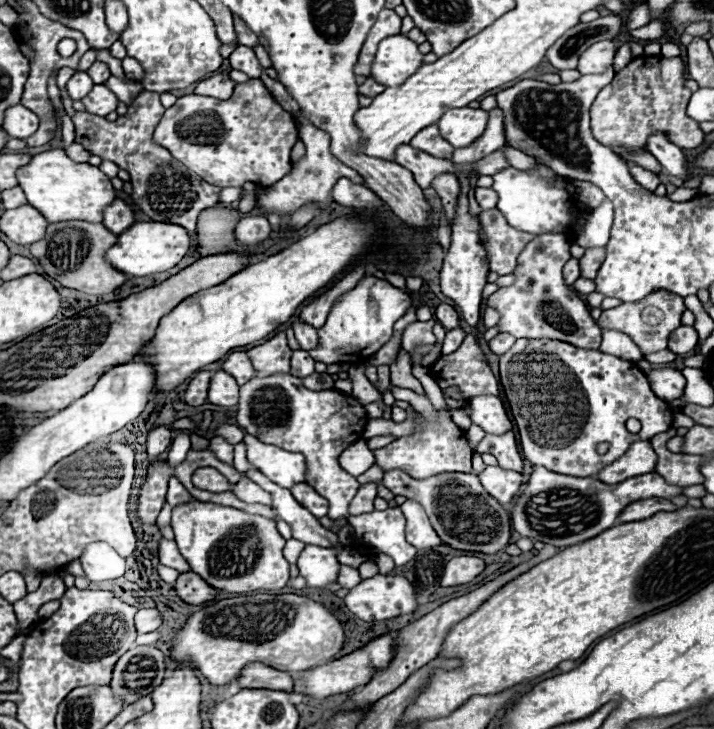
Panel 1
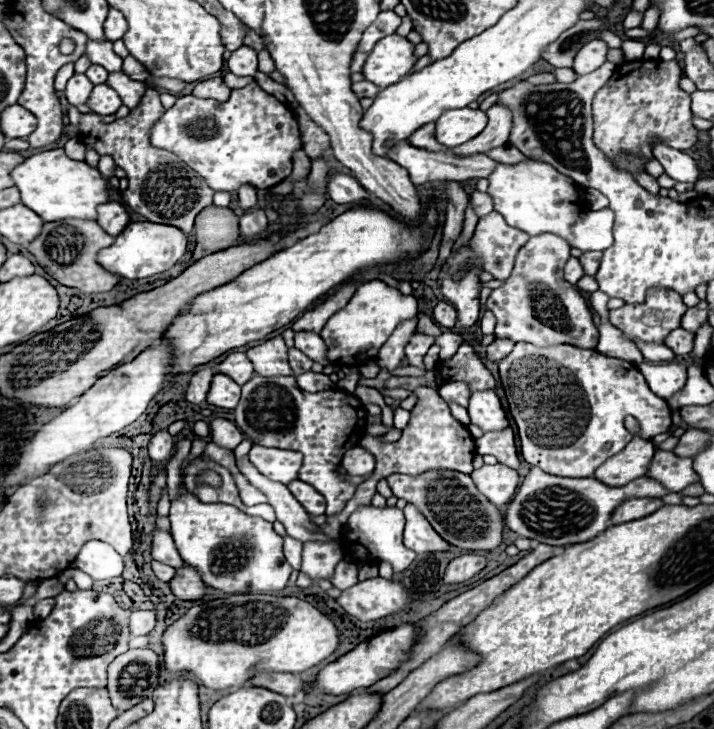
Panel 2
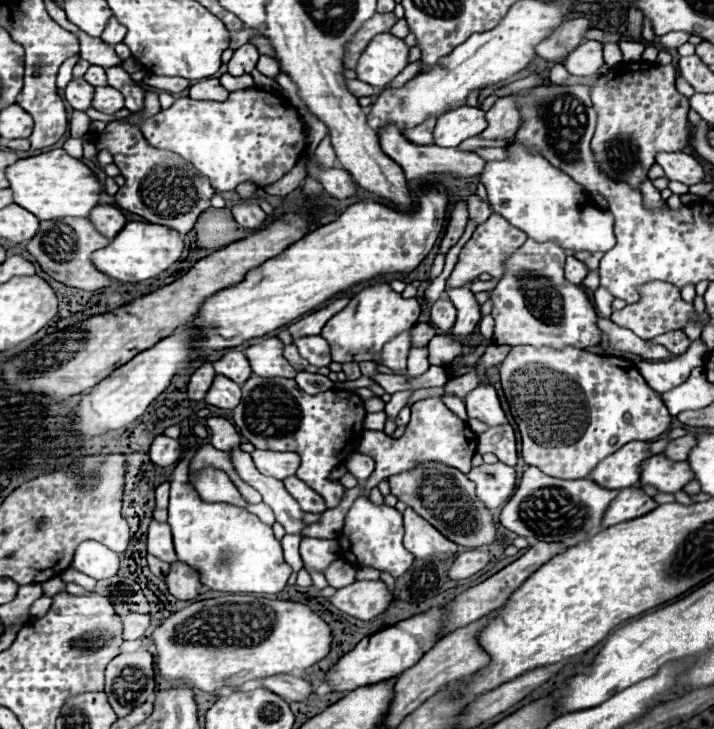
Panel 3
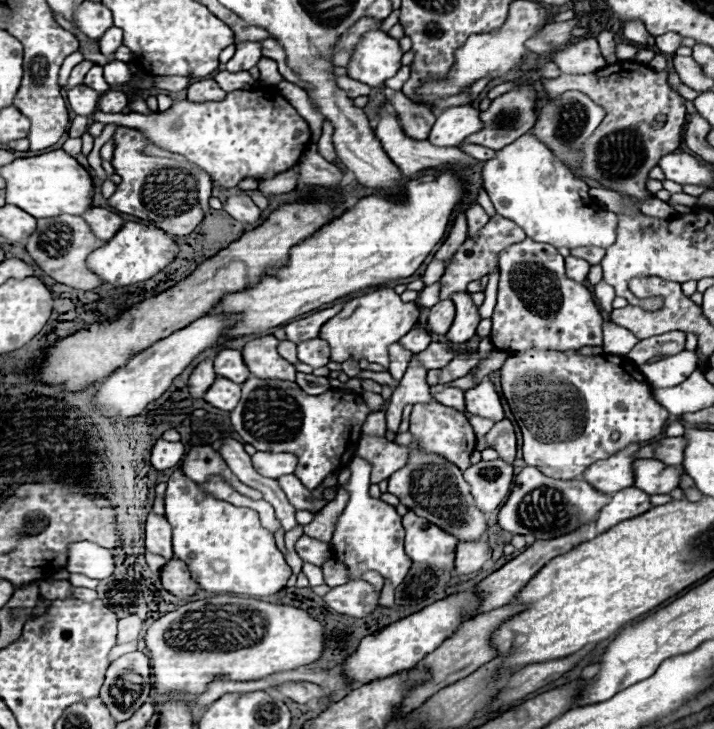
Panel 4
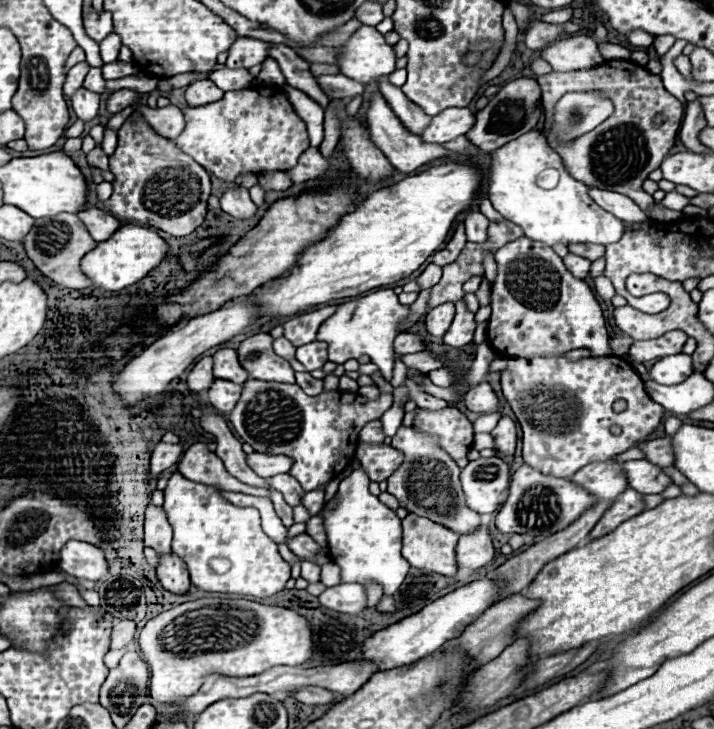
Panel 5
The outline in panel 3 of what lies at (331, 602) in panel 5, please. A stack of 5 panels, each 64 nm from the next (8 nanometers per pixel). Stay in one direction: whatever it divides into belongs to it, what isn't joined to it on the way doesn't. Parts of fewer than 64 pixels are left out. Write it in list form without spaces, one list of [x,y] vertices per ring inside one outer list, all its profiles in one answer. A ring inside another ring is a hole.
[[[356,580],[350,586],[338,588],[336,594],[328,600],[334,608],[346,612],[348,616],[354,616],[358,620],[372,620],[390,606],[392,596],[388,594],[386,584],[380,580]]]

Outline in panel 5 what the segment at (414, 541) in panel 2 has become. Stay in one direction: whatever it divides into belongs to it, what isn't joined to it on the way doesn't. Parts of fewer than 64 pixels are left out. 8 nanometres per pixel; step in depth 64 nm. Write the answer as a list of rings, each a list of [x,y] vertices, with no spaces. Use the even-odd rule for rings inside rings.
[[[408,514],[402,520],[402,556],[408,560],[412,568],[428,570],[428,572],[438,572],[442,576],[456,576],[458,564],[456,564],[456,542],[458,534],[450,532],[450,528],[442,528],[442,524],[434,524],[432,520]]]

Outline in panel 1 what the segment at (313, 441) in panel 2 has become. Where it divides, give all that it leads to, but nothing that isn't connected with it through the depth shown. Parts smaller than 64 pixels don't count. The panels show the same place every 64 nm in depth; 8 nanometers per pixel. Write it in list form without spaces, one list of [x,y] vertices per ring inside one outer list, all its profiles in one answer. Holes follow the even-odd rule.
[[[292,374],[254,378],[240,386],[240,402],[236,414],[238,426],[264,444],[274,444],[278,448],[304,454],[306,482],[328,500],[328,518],[332,520],[348,518],[348,504],[360,486],[354,476],[340,468],[338,456],[350,444],[362,438],[362,418],[366,426],[366,410],[356,398],[336,390],[306,390],[300,378]]]

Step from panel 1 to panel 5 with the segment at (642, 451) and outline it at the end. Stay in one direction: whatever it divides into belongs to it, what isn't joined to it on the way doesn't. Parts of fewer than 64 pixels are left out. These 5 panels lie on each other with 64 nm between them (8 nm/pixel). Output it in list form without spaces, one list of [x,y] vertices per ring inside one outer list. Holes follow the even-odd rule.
[[[614,460],[588,464],[582,470],[578,470],[576,476],[570,476],[568,480],[578,484],[580,488],[584,488],[586,492],[590,492],[592,496],[600,500],[614,500],[626,490],[622,464]]]

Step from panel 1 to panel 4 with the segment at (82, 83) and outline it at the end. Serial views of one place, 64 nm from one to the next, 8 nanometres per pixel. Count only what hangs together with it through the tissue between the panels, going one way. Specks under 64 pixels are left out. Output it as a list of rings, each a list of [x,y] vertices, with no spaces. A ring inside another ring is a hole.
[[[80,84],[72,90],[68,90],[68,104],[78,116],[92,116],[98,106],[98,92]]]

